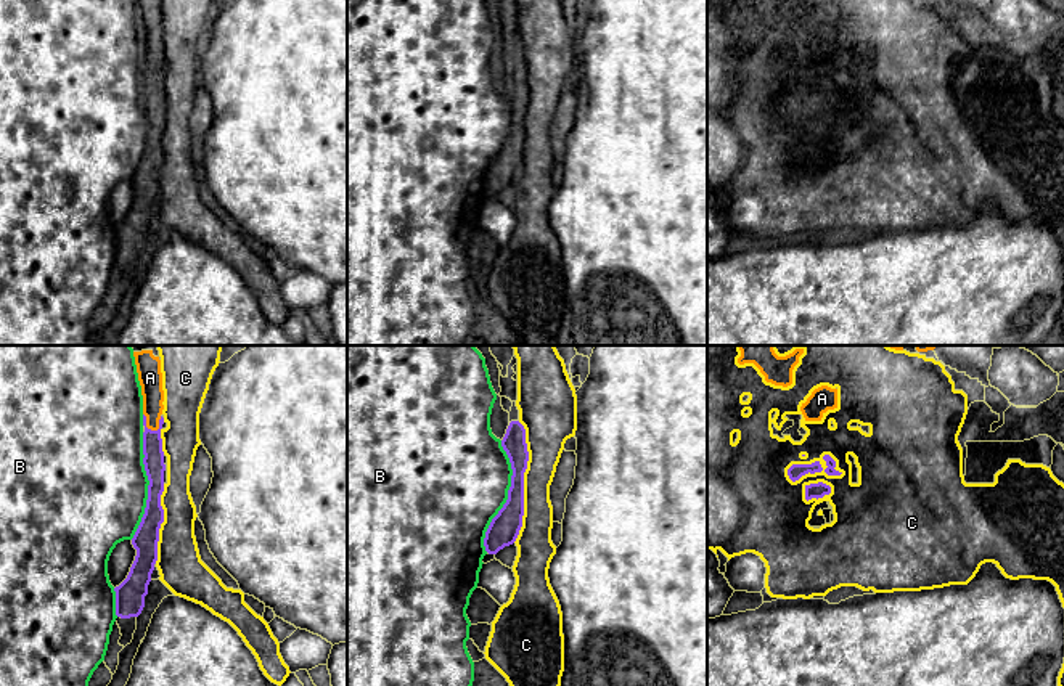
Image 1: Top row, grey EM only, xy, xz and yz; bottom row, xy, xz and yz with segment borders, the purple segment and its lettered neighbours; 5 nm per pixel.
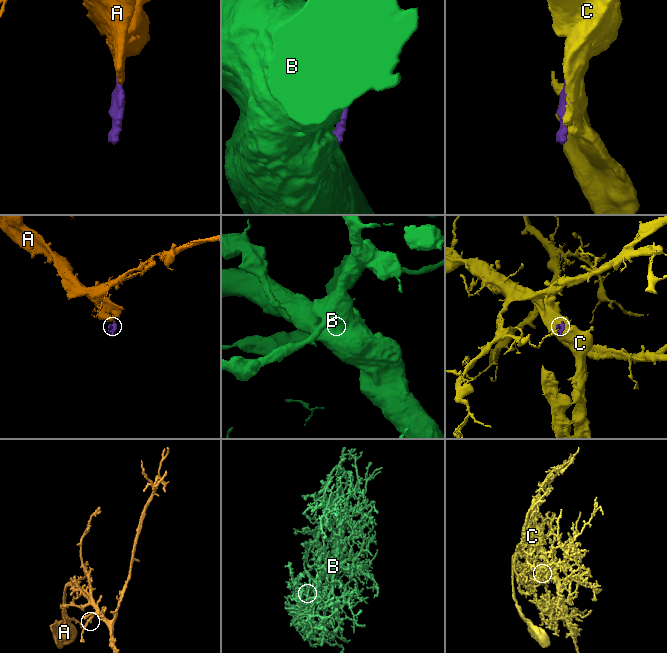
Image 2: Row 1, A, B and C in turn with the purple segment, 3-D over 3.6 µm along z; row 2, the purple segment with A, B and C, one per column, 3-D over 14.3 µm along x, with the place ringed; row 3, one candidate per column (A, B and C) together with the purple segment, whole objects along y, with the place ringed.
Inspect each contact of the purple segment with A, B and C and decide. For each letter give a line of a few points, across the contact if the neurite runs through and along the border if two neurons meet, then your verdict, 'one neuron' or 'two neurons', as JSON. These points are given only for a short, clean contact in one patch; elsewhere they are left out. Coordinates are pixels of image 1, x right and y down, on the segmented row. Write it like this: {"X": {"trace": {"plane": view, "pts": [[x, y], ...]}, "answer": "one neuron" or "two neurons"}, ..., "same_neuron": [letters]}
{"A": {"trace": {"plane": "xy", "pts": [[153, 460], [151, 431], [145, 424], [151, 418], [150, 376]]}, "answer": "one neuron"}, "B": {"answer": "two neurons"}, "C": {"answer": "two neurons"}, "same_neuron": ["A"]}

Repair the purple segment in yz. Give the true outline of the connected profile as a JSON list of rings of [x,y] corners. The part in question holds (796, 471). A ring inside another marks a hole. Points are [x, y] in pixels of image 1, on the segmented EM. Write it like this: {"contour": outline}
{"contour": [[[815,461],[812,464],[792,464],[789,469],[788,469],[788,476],[792,482],[799,480],[802,476],[805,474],[815,474],[815,472],[821,472],[823,468],[820,464],[820,461]]]}

